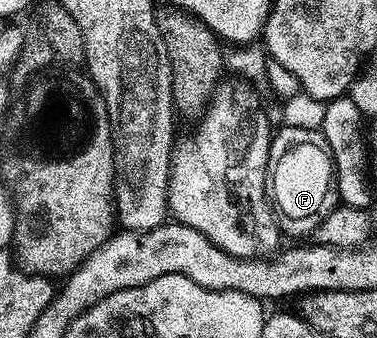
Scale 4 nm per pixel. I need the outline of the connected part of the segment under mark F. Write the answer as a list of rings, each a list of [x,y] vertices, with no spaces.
[[[282,124],[281,130],[272,134],[269,143],[269,168],[267,170],[267,193],[271,198],[272,204],[275,206],[275,216],[277,223],[282,234],[297,237],[293,239],[305,239],[308,235],[316,234],[319,223],[323,223],[323,219],[327,219],[327,215],[331,215],[331,211],[337,208],[339,204],[339,194],[337,192],[337,169],[333,166],[333,156],[331,155],[331,147],[327,143],[324,133],[321,132],[320,128],[310,127],[307,125],[287,125]]]

